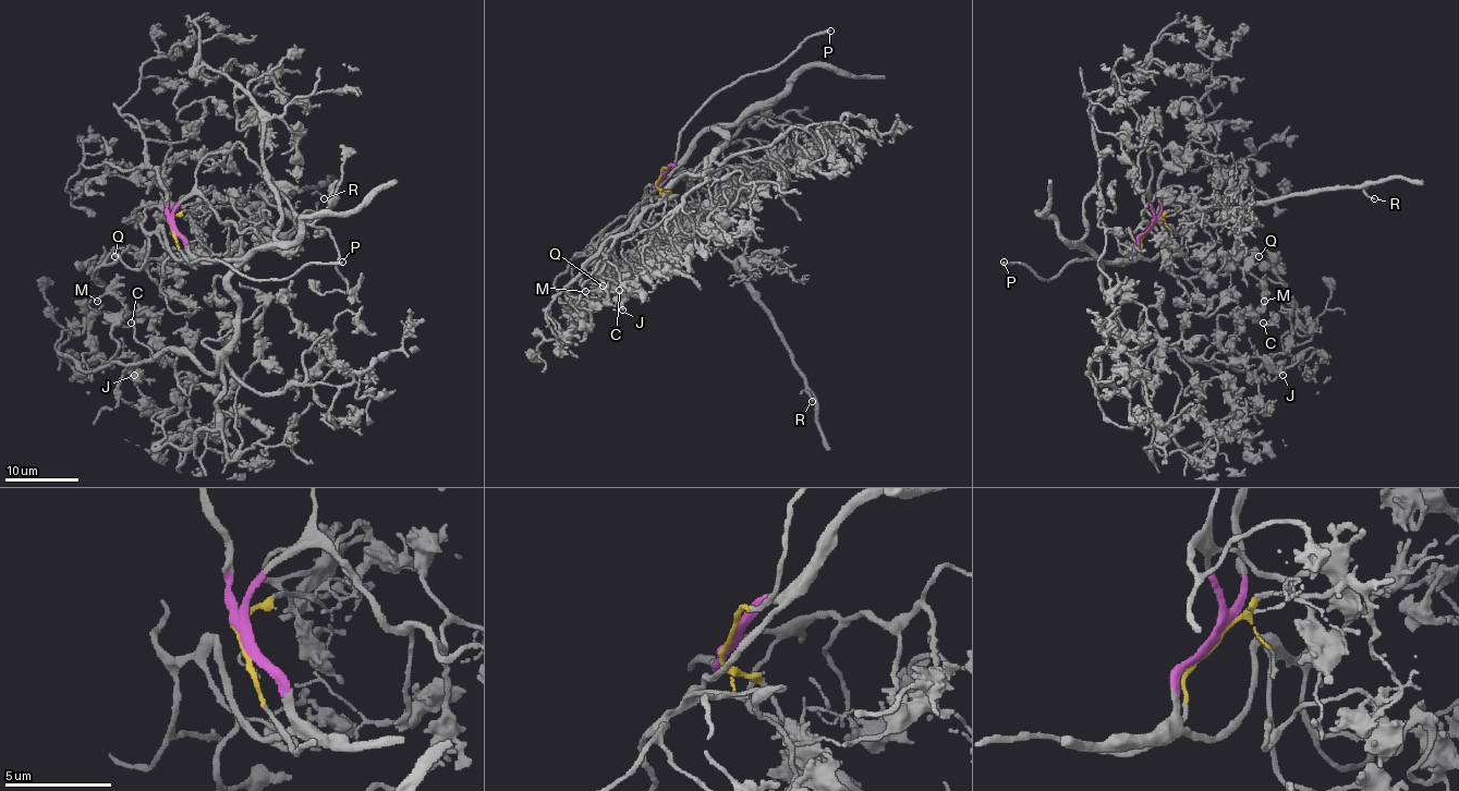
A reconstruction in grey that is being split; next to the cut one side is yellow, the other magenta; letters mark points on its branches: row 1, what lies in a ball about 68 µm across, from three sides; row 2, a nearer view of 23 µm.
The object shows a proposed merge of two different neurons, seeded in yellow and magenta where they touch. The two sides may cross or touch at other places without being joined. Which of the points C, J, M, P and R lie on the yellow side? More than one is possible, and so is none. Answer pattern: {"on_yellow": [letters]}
{"on_yellow": ["P", "R"]}

